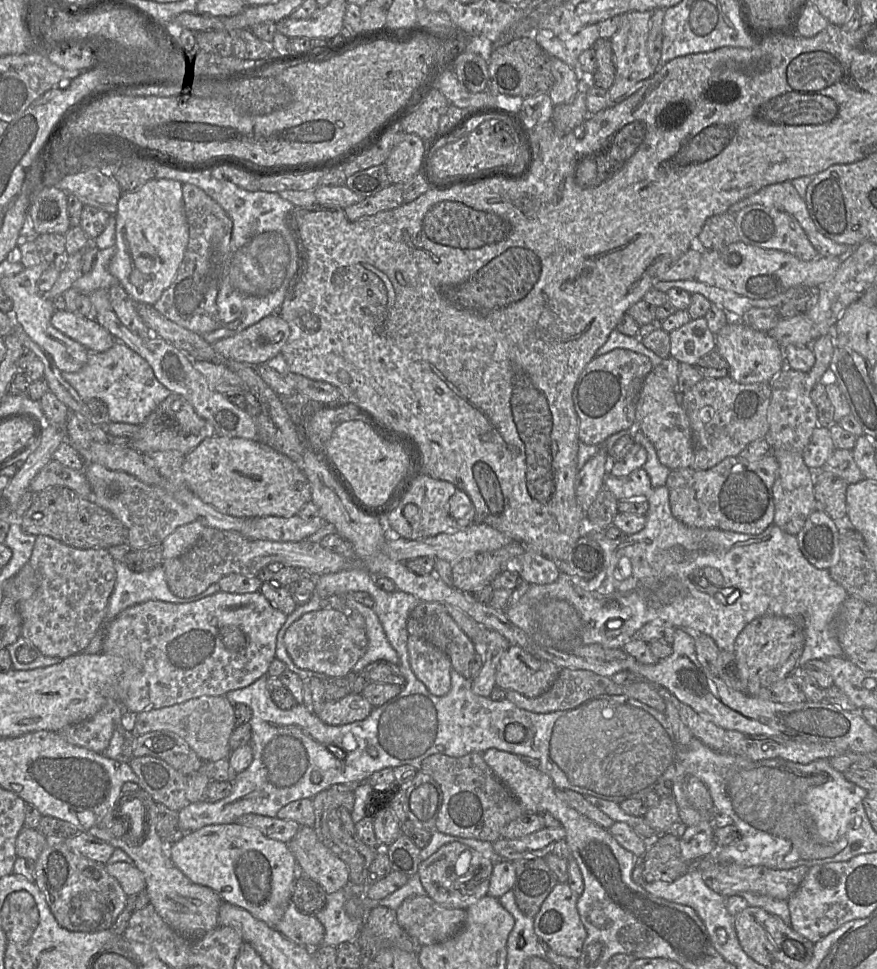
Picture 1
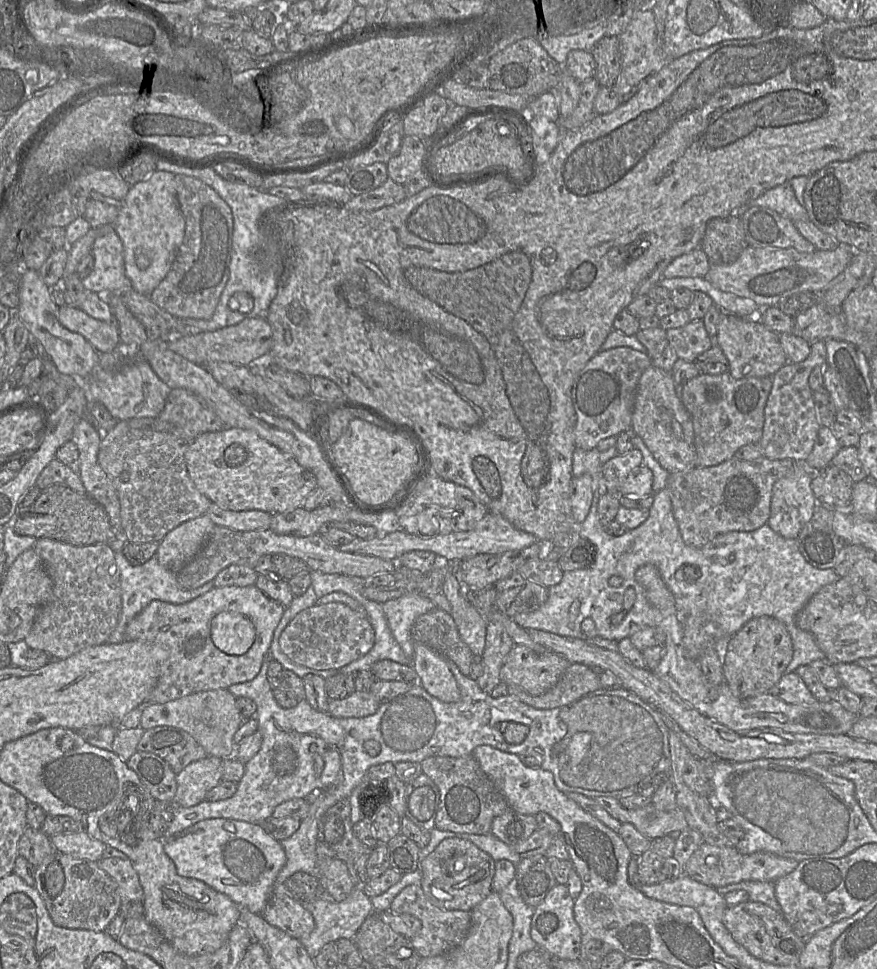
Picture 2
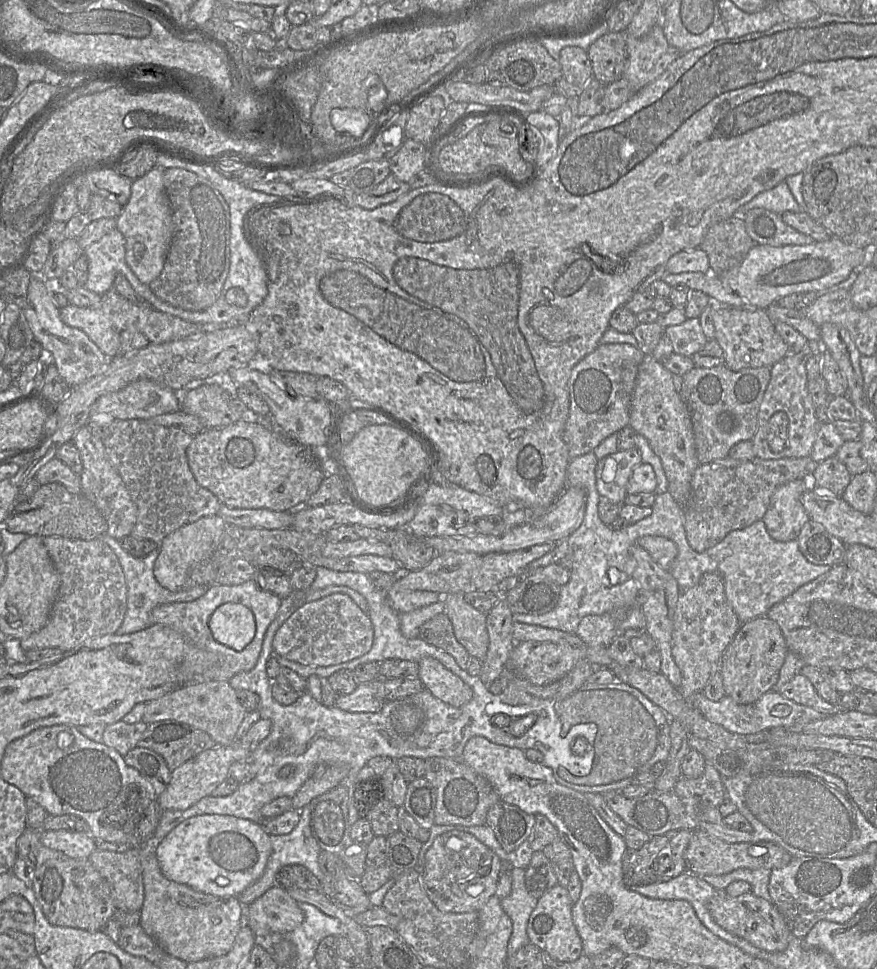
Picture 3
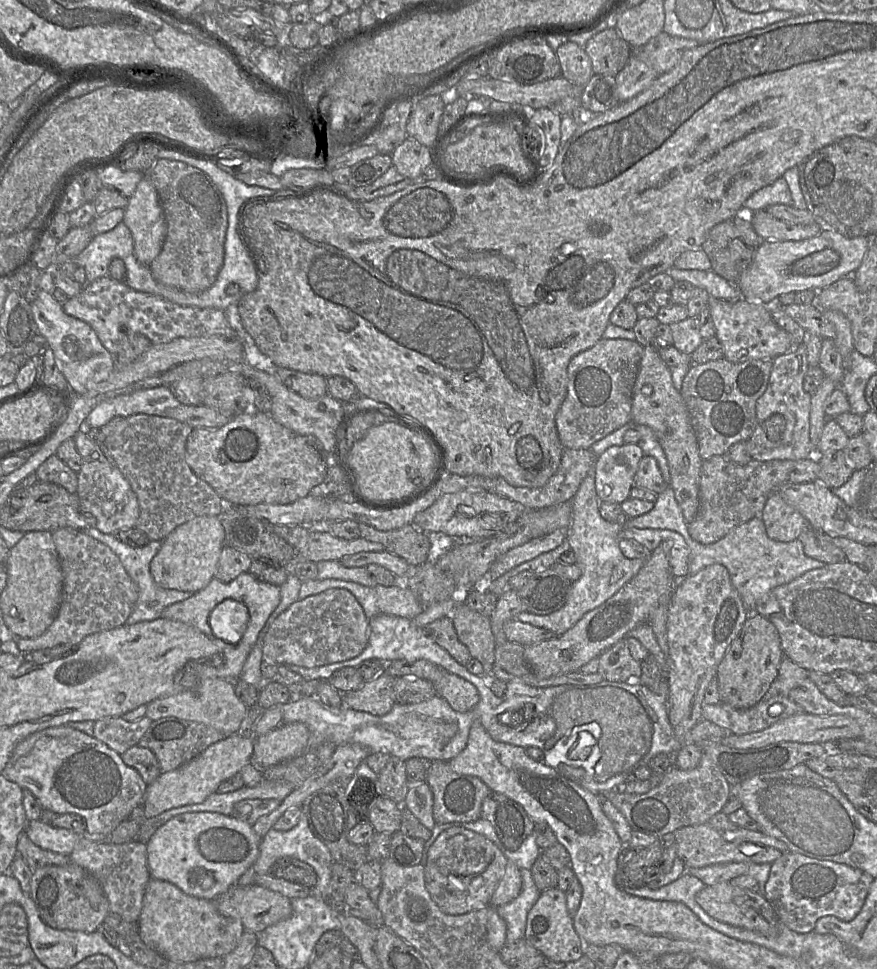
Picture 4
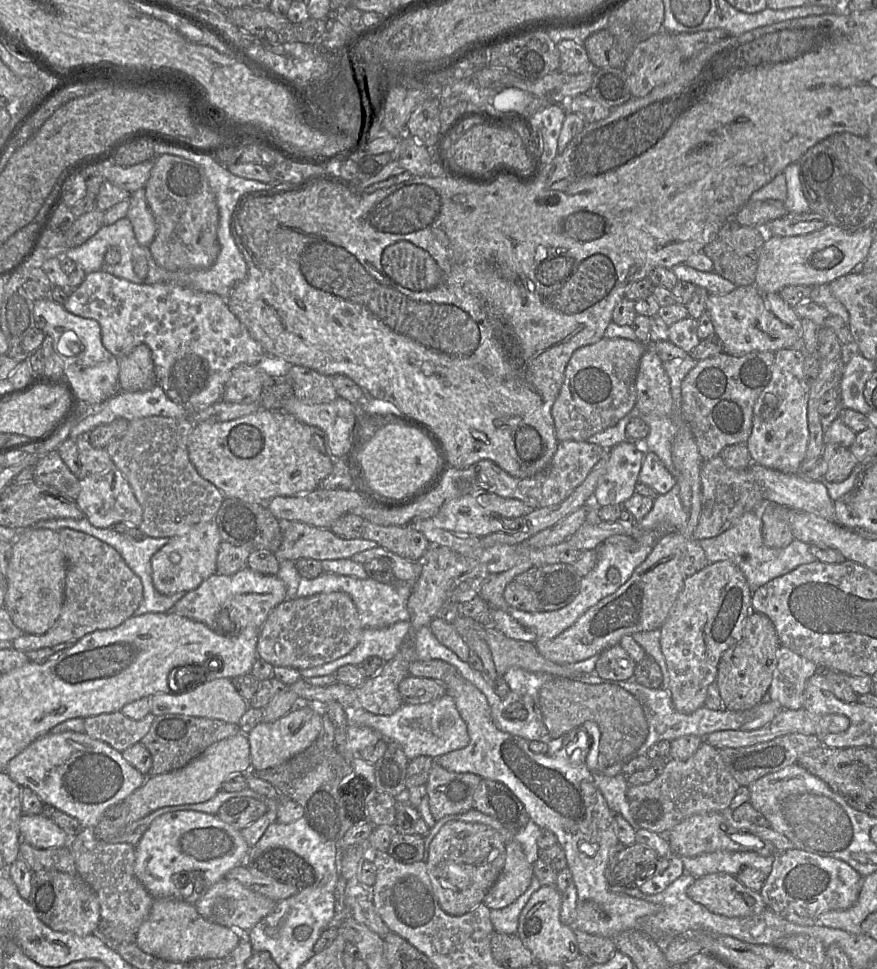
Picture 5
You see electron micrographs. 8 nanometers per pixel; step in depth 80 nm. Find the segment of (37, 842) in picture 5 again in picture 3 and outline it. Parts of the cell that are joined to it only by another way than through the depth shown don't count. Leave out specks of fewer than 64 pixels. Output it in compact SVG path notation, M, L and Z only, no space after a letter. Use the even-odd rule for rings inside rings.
M40 830L40 840L44 846L60 851L72 859L88 859L97 849L96 840L88 832L66 830Z

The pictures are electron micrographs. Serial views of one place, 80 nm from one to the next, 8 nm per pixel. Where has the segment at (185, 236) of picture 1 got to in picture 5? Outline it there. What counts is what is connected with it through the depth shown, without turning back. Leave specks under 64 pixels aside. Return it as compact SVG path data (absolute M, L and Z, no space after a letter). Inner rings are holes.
M141 188L131 194L130 206L126 218L132 224L138 243L149 248L156 235L156 224L147 204L145 189Z

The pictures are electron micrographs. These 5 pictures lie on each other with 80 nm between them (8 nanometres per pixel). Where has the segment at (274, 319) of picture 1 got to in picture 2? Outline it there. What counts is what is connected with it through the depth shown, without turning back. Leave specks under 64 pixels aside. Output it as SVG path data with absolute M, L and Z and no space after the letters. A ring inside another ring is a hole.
M264 316L246 318L238 324L215 331L178 337L165 337L168 347L187 360L204 366L210 362L227 362L249 366L261 356L268 354L272 347L272 329Z

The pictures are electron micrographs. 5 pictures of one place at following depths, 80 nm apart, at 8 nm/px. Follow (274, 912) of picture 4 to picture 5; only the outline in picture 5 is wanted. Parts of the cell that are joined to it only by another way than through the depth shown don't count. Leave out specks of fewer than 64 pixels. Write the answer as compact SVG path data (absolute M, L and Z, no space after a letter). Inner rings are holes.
M223 878L210 887L194 905L198 913L206 920L234 929L243 935L272 913L276 903L274 900L246 888L235 879Z

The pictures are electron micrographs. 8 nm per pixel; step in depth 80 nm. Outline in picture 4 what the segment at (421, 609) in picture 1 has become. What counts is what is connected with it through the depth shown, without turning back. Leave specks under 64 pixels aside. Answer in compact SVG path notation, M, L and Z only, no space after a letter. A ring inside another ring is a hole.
M450 617L436 619L426 625L423 630L461 665L466 666L472 658L468 648L458 639Z

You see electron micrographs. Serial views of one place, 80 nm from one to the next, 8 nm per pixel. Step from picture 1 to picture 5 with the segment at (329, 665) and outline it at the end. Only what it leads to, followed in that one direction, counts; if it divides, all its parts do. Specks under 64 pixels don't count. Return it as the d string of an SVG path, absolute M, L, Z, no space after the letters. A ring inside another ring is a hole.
M345 592L285 600L269 613L259 631L257 658L297 670L332 662L350 653L363 633L357 608Z

